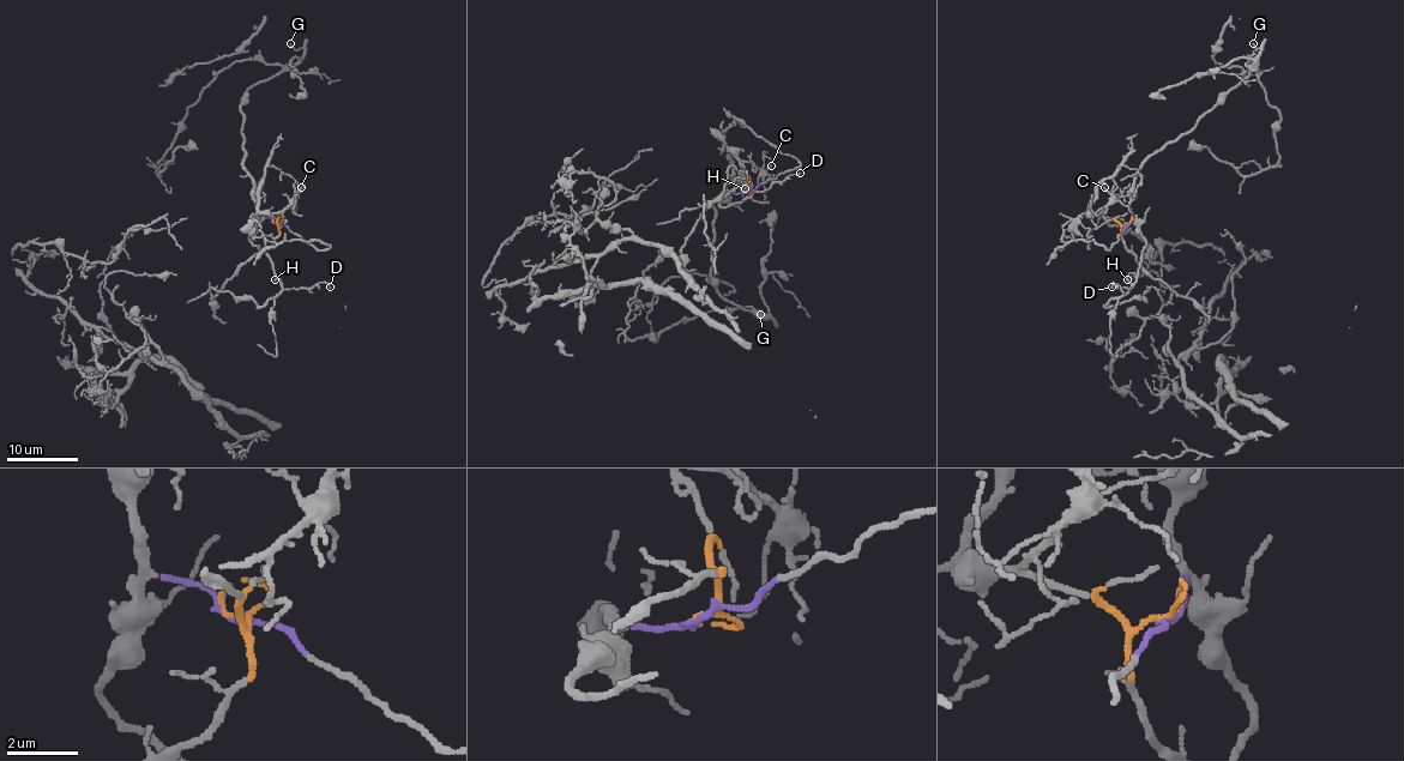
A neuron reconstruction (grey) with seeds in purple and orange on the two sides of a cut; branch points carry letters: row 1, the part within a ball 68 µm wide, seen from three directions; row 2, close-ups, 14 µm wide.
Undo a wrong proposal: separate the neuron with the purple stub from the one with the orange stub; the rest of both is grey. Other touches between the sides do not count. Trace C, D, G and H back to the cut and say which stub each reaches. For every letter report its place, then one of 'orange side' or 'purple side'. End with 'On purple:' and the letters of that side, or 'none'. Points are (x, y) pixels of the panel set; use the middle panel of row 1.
C: at (771, 165); orange side
D: at (800, 173); purple side
G: at (760, 314); purple side
H: at (745, 188); purple side
On purple: D, G, H

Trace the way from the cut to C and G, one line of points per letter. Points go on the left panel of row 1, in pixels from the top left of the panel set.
C: (276, 223), (273, 212), (281, 211), (301, 186)
G: (276, 223), (258, 212), (253, 197), (240, 97), (302, 55), (290, 43)

